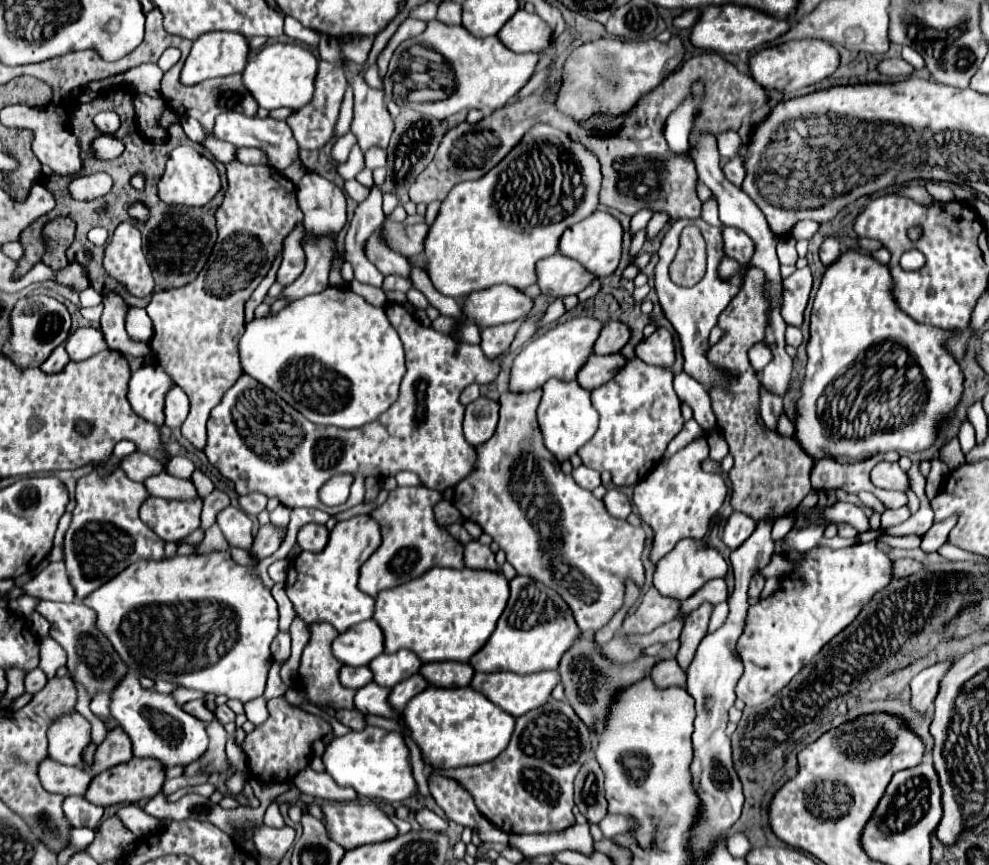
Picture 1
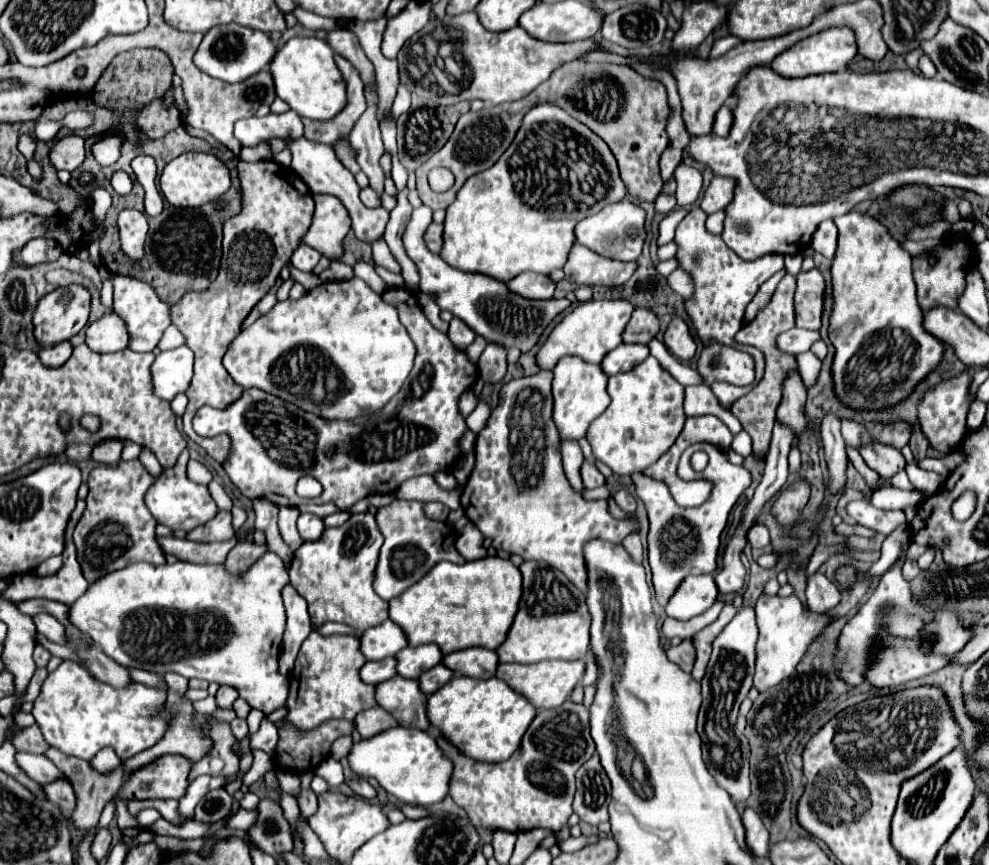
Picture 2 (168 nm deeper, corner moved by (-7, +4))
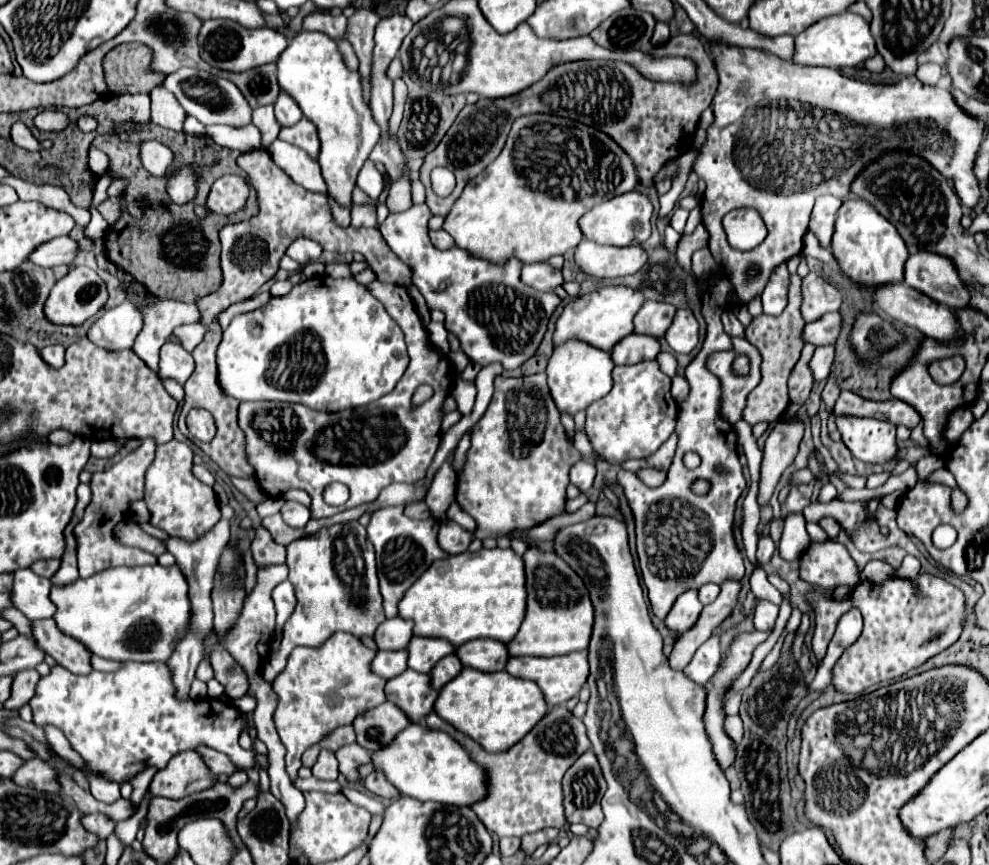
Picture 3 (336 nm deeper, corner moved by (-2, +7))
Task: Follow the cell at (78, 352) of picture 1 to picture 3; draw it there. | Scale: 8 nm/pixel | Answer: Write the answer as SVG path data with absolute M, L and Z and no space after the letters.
M124 301L122 305L108 309L92 323L92 327L88 329L88 339L102 349L120 351L132 347L140 329L142 315L132 303Z

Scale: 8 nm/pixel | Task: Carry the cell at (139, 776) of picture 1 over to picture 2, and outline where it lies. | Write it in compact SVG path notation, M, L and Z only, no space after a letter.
M169 754L165 758L159 758L159 762L153 762L137 770L137 774L133 774L133 778L129 778L125 786L121 786L119 794L125 800L133 800L133 798L179 800L187 792L189 772L191 772L189 758L179 754L173 754L173 756Z

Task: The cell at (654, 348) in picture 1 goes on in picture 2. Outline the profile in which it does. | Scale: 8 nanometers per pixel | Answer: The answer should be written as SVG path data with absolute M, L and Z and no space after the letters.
M673 318L665 330L665 346L679 360L691 360L695 356L697 344L691 336L689 326L681 318Z

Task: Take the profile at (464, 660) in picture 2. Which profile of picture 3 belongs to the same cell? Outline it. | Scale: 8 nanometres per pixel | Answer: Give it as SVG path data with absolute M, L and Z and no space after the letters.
M474 639L456 649L456 657L464 667L480 671L502 671L508 661L506 645L494 639Z

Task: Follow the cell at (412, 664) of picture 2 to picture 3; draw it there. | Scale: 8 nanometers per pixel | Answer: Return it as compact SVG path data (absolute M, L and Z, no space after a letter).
M413 636L406 651L408 667L412 671L428 673L444 655L454 653L454 647L450 643L444 643L444 639Z

